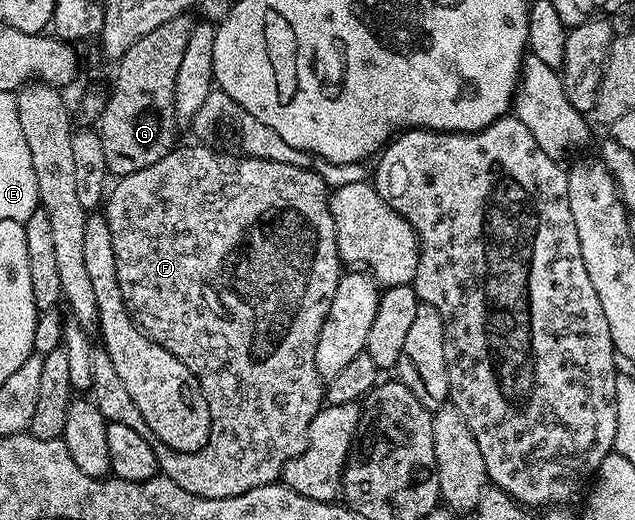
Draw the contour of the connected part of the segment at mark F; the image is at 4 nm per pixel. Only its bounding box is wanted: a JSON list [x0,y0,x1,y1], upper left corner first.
[103,145,343,499]

